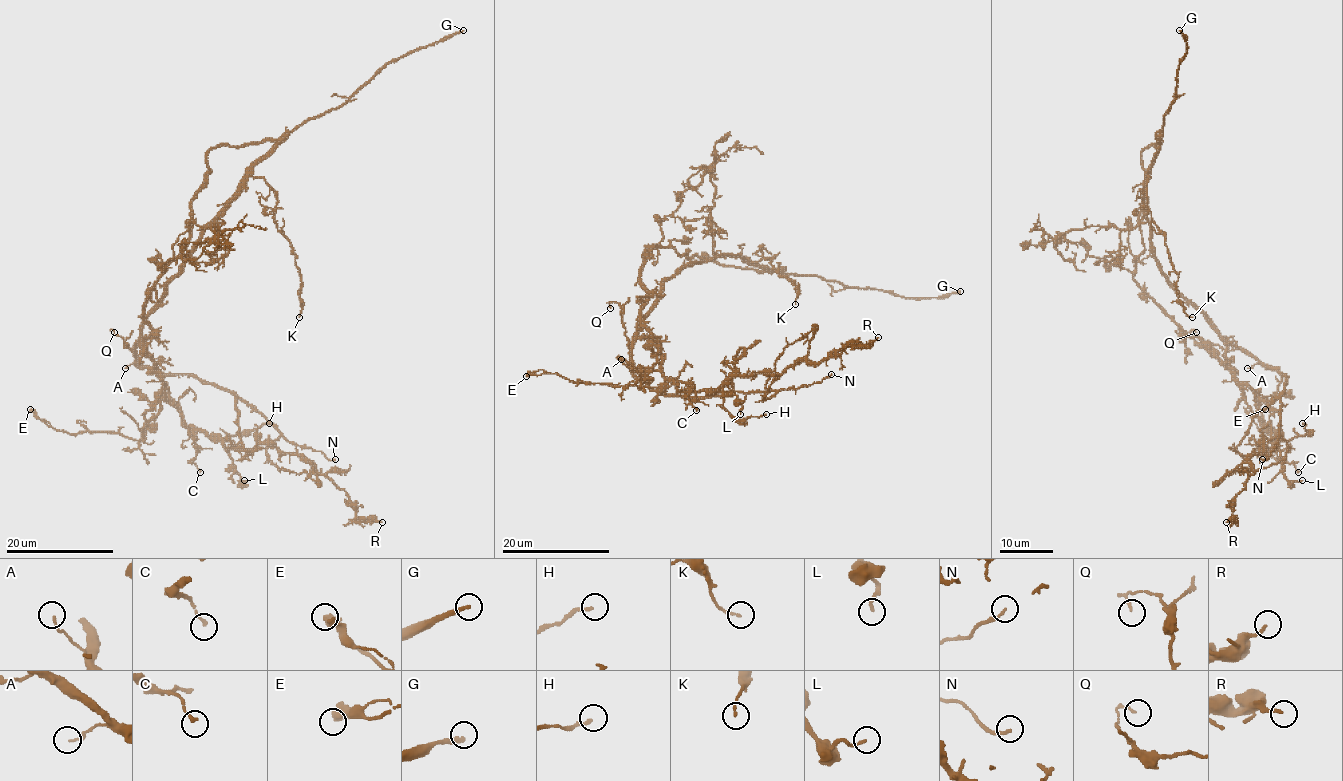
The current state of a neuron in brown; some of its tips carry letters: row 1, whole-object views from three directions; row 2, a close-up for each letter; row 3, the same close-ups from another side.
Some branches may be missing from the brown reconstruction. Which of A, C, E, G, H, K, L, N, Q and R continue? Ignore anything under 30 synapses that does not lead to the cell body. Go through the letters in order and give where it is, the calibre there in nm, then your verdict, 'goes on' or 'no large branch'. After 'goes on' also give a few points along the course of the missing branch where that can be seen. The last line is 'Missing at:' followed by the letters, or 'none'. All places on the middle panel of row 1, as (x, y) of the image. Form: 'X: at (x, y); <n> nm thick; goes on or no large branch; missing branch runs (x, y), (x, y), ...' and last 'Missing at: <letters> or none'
A: at (621, 359); 100 nm thick; no large branch
C: at (696, 410); 170 nm thick; no large branch
E: at (526, 376); 440 nm thick; no large branch
G: at (960, 291); 260 nm thick; goes on
H: at (766, 414); 170 nm thick; no large branch
K: at (795, 304); 120 nm thick; no large branch
L: at (740, 414); 160 nm thick; no large branch
N: at (831, 374); 160 nm thick; no large branch
Q: at (610, 308); 90 nm thick; no large branch
R: at (878, 337); 160 nm thick; no large branch
Missing at: G

